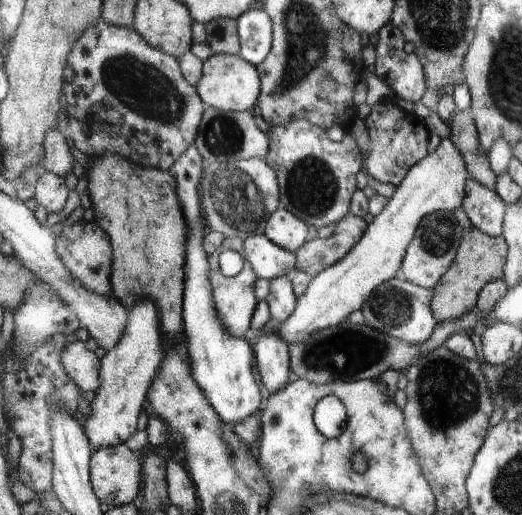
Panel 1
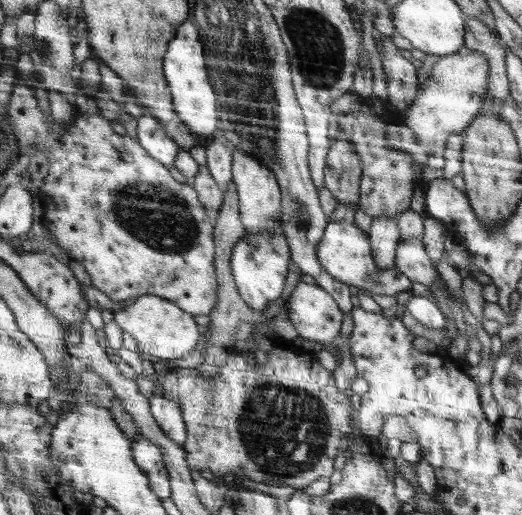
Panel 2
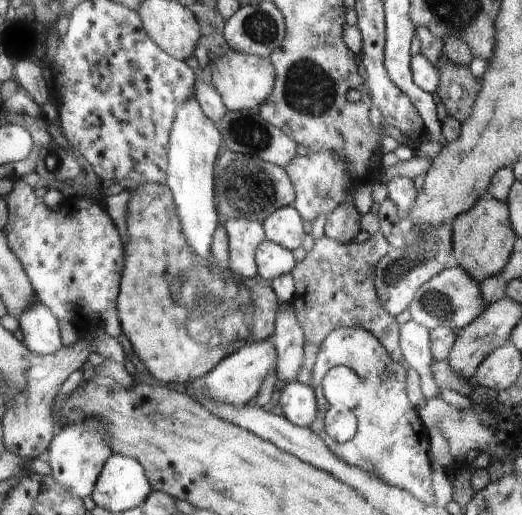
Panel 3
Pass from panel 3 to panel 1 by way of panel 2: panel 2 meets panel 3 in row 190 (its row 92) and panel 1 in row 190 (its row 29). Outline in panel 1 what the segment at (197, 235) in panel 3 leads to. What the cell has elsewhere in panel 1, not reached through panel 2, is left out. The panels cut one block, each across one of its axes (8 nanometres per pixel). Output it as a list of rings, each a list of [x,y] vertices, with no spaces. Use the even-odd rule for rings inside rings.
[[[188,147],[188,156],[170,168],[180,186],[180,200],[188,208],[188,224],[192,224],[192,244],[188,244],[188,270],[186,290],[183,300],[183,325],[187,337],[188,352],[191,357],[191,371],[196,384],[207,393],[208,400],[226,424],[243,423],[248,416],[256,415],[262,404],[260,386],[252,376],[252,350],[246,344],[246,338],[232,336],[224,322],[219,318],[215,306],[215,296],[211,288],[208,262],[205,250],[202,250],[202,222],[200,222],[200,198],[198,198],[198,180],[202,172],[202,156],[198,148]]]

